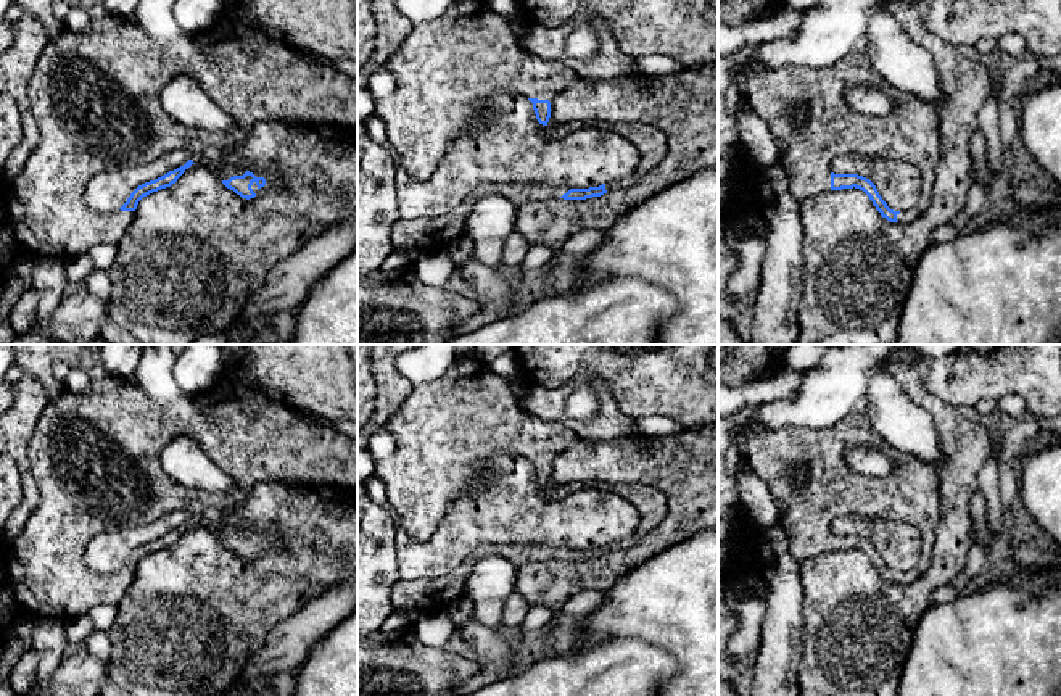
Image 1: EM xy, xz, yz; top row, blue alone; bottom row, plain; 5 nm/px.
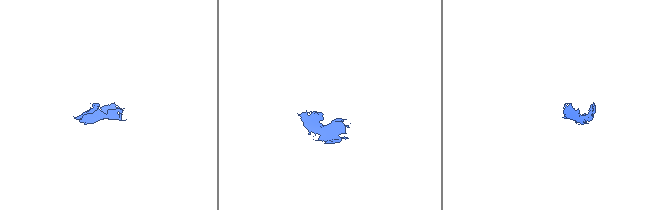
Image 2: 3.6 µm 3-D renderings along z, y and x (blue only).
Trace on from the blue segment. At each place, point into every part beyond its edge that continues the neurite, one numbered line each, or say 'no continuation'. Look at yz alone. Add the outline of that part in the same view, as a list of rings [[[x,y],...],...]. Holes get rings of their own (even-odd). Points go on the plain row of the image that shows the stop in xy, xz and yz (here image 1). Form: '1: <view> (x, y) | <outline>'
1: yz (804, 469) | [[[866,396],[860,398],[850,414],[832,427],[807,429],[786,425],[770,429],[760,424],[753,424],[742,432],[736,445],[741,453],[741,462],[749,466],[766,483],[776,503],[778,517],[787,532],[789,551],[800,564],[831,551],[832,522],[837,517],[863,516],[911,524],[921,533],[923,549],[918,566],[897,575],[898,583],[911,583],[918,580],[931,566],[935,532],[940,520],[940,491],[937,474],[929,462],[900,453],[882,440],[882,437],[873,429],[869,422]],[[847,448],[879,450],[895,461],[895,472],[882,478],[861,475],[852,470],[844,461],[844,453]]]

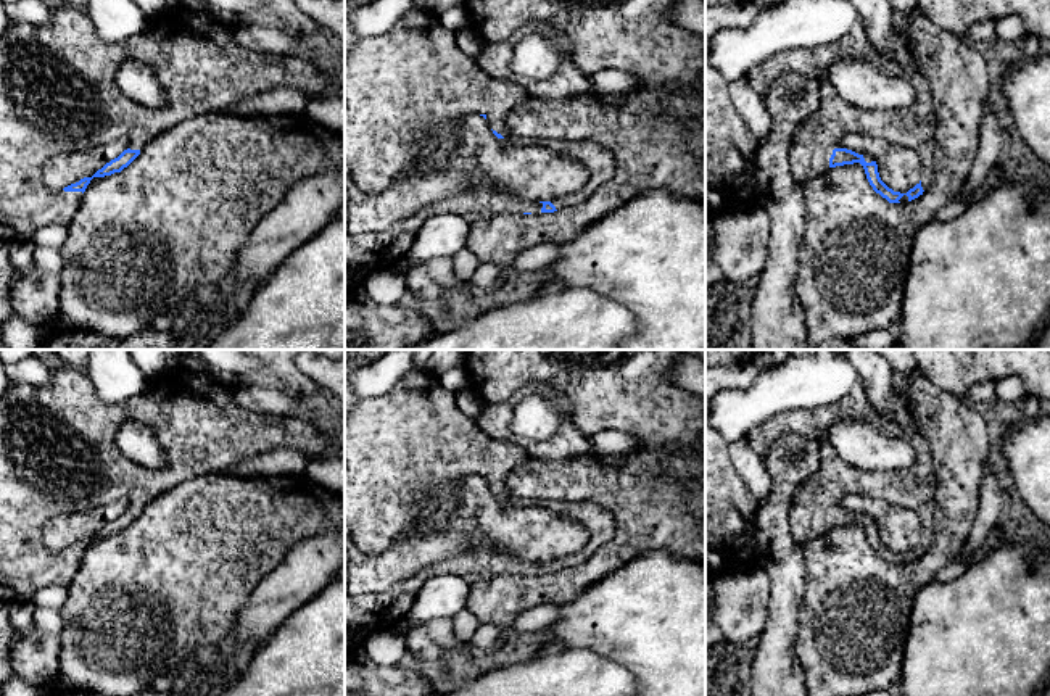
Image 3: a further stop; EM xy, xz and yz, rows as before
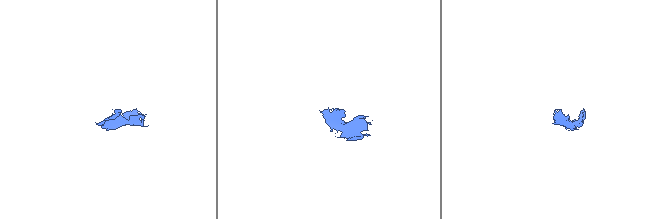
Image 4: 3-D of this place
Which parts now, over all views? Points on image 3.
1: yz (817, 497) | [[[857,382],[849,395],[829,406],[805,411],[779,412],[755,425],[747,441],[763,456],[778,440],[788,435],[813,438],[820,445],[820,467],[805,478],[792,496],[791,525],[799,545],[829,532],[829,519],[849,495],[866,495],[915,511],[921,520],[921,548],[931,545],[934,528],[936,472],[928,441],[913,429],[902,429],[881,416],[868,401],[865,387]],[[841,420],[860,420],[907,440],[915,450],[915,462],[895,472],[863,470],[844,462],[826,441],[829,429]]]

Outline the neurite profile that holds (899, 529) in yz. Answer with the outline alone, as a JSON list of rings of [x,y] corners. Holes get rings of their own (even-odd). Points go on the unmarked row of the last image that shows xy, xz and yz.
[[[849,495],[841,501],[841,509],[870,516],[878,525],[881,541],[894,553],[907,554],[921,541],[921,520],[908,508],[866,495]]]

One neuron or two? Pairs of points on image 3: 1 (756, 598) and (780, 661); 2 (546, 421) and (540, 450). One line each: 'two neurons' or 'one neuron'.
1: two neurons
2: two neurons

